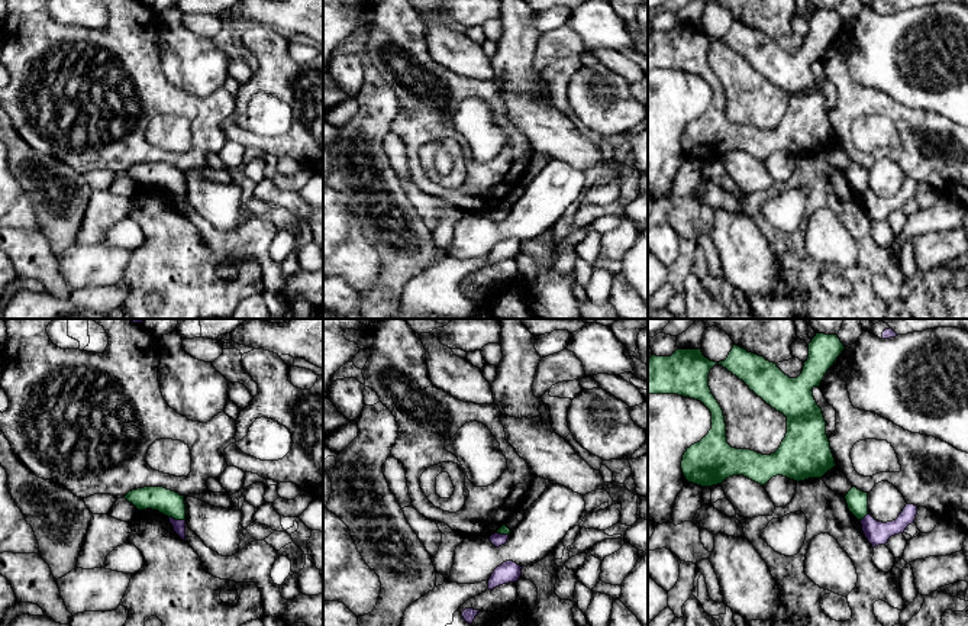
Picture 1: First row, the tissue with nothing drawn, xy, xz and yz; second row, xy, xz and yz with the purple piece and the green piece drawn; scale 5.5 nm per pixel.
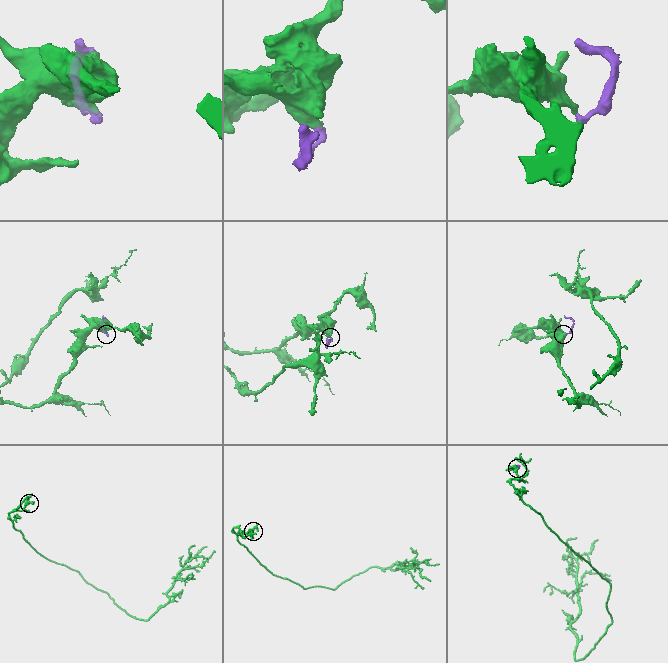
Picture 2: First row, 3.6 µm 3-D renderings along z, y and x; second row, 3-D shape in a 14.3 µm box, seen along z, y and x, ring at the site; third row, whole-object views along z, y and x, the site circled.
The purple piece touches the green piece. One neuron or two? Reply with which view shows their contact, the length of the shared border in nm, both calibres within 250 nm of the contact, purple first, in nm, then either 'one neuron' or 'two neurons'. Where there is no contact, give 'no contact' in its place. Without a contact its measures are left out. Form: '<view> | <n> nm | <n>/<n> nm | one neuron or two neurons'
xy | 100 nm | 70/140 nm | two neurons

